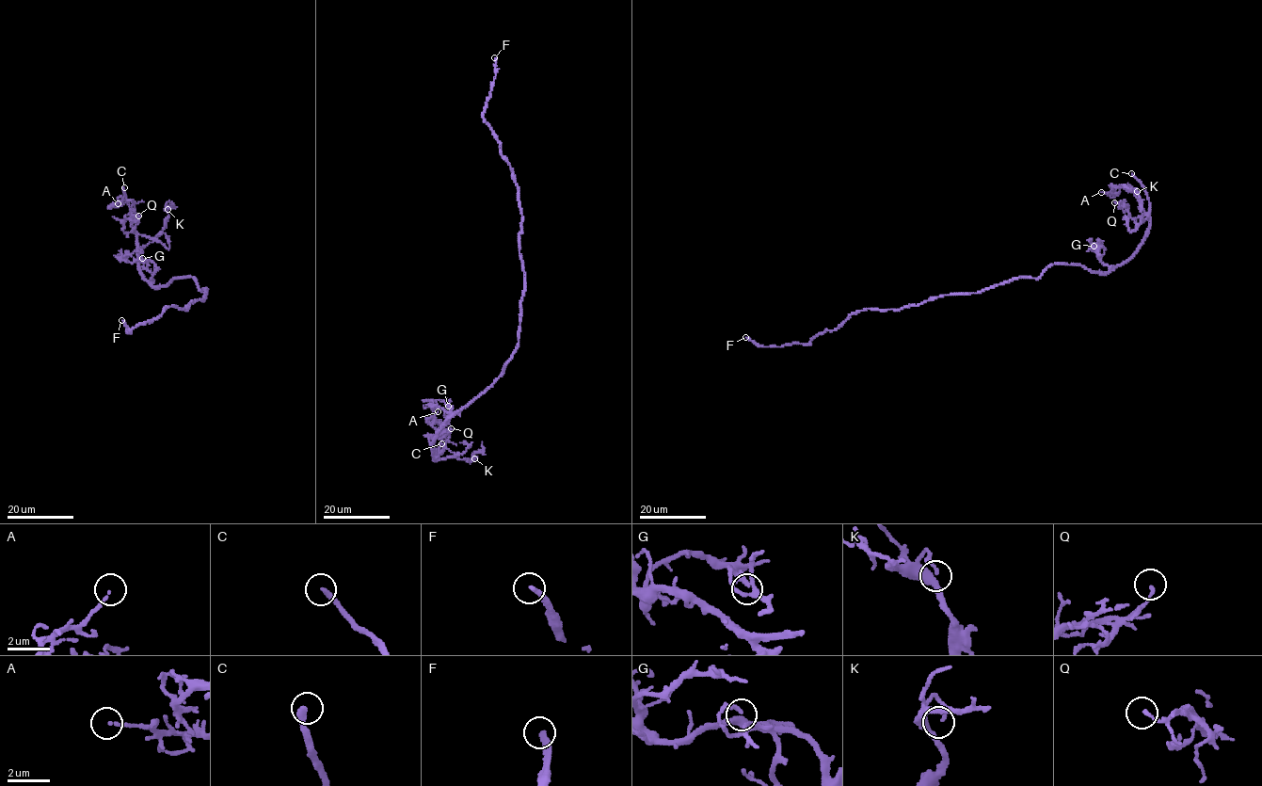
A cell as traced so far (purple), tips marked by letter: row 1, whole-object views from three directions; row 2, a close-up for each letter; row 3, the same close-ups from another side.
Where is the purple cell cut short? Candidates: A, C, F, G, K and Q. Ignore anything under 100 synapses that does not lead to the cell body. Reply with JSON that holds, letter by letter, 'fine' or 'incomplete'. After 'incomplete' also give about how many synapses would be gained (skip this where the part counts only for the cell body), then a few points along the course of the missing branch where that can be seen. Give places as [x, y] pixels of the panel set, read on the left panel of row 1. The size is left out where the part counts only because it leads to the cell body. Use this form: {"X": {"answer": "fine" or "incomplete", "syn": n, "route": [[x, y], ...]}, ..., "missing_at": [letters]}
{"A": {"answer": "fine"}, "C": {"answer": "incomplete", "route": [[124, 187], [122, 177], [106, 154], [104, 146], [98, 144]]}, "F": {"answer": "incomplete", "syn": 400, "route": [[121, 320], [95, 328], [78, 291], [79, 250], [56, 184], [71, 39], [39, 36]]}, "G": {"answer": "fine"}, "K": {"answer": "fine"}, "Q": {"answer": "fine"}, "missing_at": ["C", "F"]}

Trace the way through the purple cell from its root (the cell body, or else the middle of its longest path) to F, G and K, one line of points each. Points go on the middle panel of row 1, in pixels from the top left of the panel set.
F: (519, 322), (524, 271), (519, 240), (522, 223), (519, 187), (500, 141), (483, 118), (495, 75), (494, 57)
G: (519, 322), (517, 348), (499, 376), (449, 416), (446, 422), (452, 414), (448, 406)
K: (519, 322), (517, 348), (500, 375), (490, 386), (453, 414), (434, 441), (435, 459), (474, 458)

